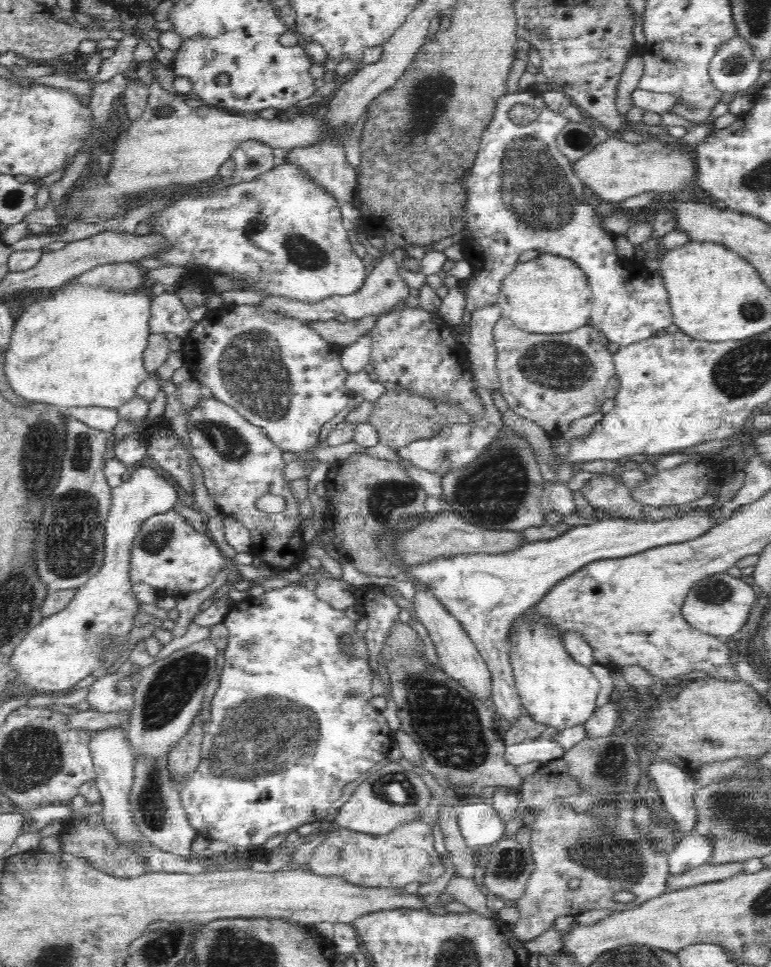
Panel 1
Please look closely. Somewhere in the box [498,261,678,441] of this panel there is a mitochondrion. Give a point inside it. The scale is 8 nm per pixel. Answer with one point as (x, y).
(555, 364)

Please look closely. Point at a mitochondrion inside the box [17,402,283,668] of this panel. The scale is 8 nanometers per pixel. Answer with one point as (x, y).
(69, 544)

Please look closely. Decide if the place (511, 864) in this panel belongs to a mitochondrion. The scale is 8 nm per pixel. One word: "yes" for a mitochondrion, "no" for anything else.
yes

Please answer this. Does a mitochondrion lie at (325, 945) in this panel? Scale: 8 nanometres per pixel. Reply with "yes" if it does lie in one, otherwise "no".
no

